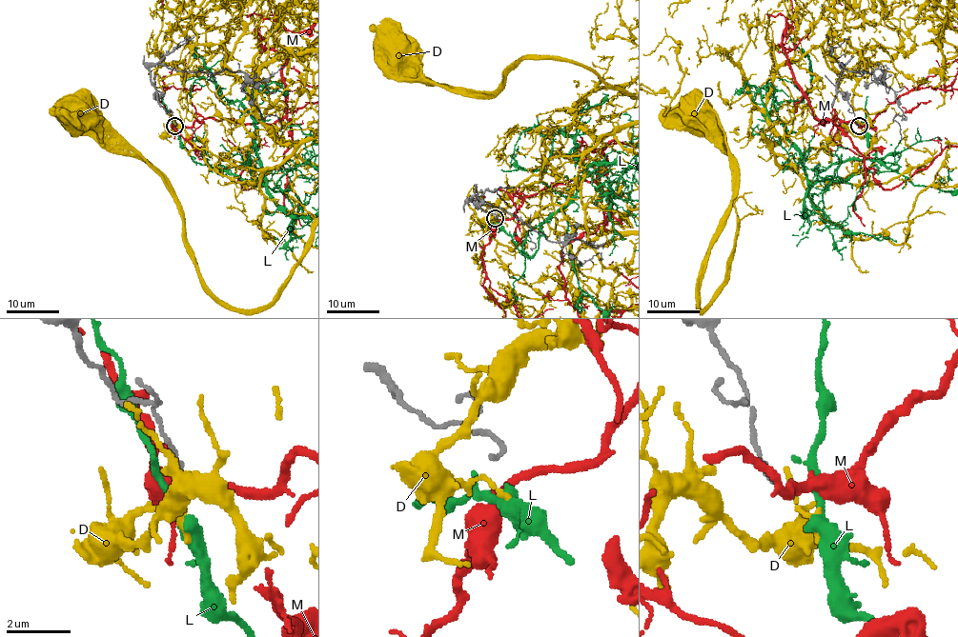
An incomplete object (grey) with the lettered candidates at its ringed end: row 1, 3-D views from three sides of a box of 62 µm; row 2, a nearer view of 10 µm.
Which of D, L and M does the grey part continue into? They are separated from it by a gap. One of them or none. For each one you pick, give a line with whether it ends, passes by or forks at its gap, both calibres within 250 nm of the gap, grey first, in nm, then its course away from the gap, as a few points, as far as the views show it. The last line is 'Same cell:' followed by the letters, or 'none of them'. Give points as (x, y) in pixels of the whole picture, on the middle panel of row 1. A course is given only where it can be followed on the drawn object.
Same cell: none of them

